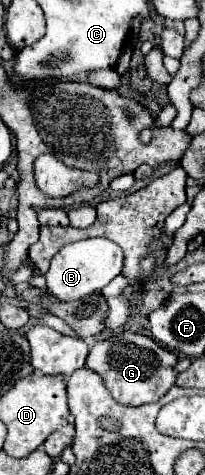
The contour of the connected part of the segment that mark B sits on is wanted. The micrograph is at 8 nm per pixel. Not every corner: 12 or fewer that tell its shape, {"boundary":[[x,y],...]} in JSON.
{"boundary":[[108,238],[64,246],[46,290],[62,302],[102,290],[122,272]]}

